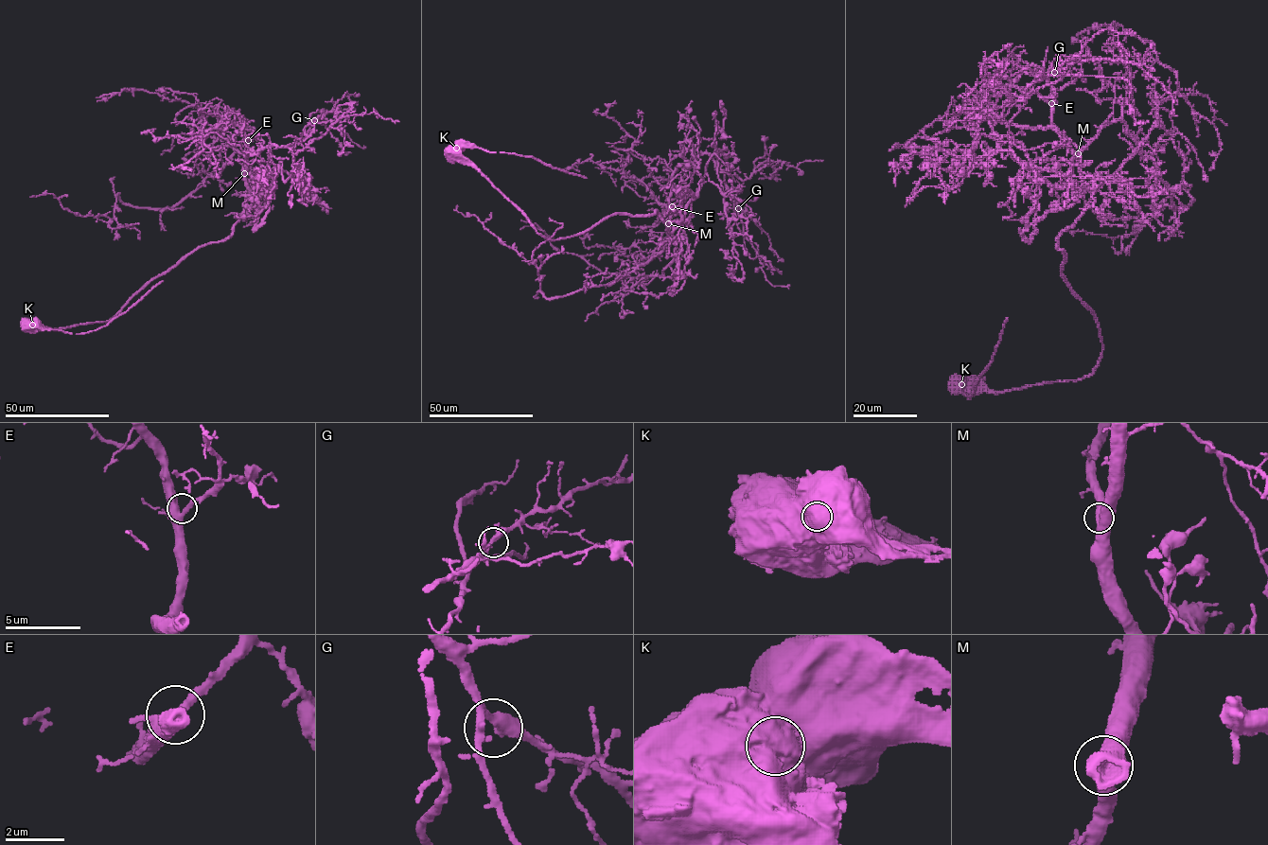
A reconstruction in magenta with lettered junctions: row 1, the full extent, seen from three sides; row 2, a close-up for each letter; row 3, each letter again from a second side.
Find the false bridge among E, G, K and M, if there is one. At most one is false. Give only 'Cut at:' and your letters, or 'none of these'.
Cut at: K

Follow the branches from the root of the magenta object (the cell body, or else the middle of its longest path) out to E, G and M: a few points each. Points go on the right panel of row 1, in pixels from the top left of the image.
E: (968, 384), (1005, 392), (1080, 380), (1100, 361), (1097, 320), (1063, 278), (1058, 245), (1090, 194), (1051, 103)
G: (968, 384), (1080, 380), (1100, 361), (1058, 245), (1090, 199), (1075, 152), (970, 112), (1054, 72)
M: (968, 384), (1005, 392), (1080, 380), (1100, 361), (1097, 320), (1063, 278), (1058, 245), (1090, 199), (1078, 153)

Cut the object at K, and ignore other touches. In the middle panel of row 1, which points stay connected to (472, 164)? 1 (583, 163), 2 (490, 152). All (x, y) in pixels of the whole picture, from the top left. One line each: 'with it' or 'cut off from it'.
1: with it
2: cut off from it

